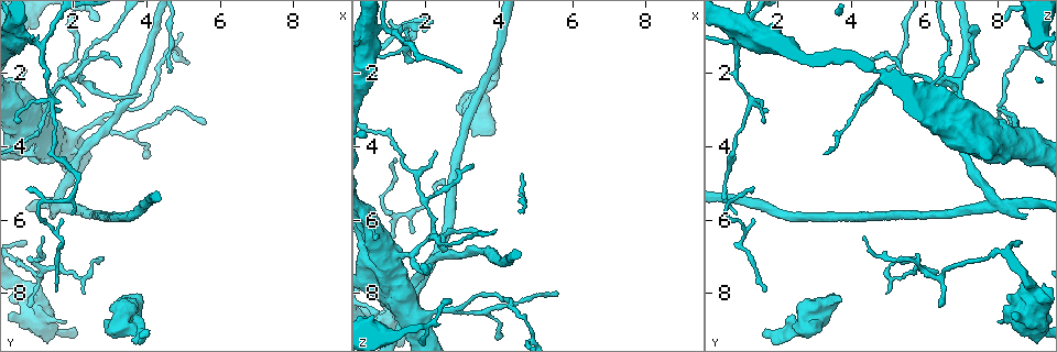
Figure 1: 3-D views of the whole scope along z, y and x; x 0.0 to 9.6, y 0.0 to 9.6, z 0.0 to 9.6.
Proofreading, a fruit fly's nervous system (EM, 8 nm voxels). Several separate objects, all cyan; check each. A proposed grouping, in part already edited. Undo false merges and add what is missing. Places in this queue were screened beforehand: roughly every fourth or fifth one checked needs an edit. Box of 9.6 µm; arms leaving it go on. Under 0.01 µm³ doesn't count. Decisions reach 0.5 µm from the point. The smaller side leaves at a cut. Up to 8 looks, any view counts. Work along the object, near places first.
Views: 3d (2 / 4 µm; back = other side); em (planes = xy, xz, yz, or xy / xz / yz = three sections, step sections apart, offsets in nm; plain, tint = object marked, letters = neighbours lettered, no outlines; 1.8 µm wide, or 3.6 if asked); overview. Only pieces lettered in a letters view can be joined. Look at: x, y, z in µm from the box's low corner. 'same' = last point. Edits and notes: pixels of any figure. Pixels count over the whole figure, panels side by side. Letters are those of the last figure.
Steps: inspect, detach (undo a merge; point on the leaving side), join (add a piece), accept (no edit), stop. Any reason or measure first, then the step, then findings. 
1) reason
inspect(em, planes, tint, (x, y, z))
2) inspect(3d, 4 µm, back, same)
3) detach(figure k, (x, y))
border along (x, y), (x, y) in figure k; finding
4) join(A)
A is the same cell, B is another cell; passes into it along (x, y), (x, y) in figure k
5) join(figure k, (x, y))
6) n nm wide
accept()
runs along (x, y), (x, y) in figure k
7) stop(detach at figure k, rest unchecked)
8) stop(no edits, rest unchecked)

thin end
inspect(3d, 2 µm, (1.95, 5.80, 0.95))

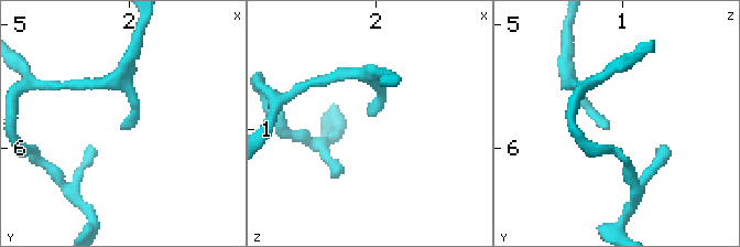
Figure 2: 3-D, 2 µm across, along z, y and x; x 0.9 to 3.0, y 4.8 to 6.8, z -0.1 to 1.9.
need the tissue
inspect(em, planes, letters, (1.94, 5.84, 0.88))

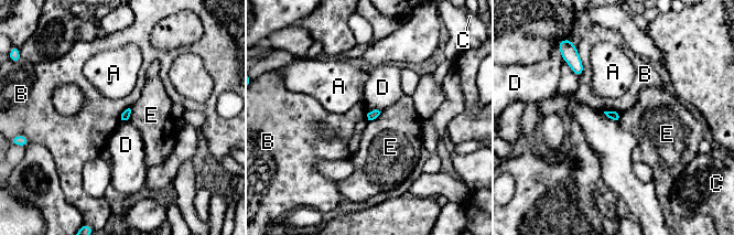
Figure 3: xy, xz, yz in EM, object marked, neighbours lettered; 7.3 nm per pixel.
B touches over 190 nm
accept()
A, B, C, D and E are other cells; border along (380, 110), (373, 109), (367, 114) in figure 3; none of them fits

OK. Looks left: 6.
stops while still wide
inspect(3d, 4 µm, (3.30, 8.15, 3.75))

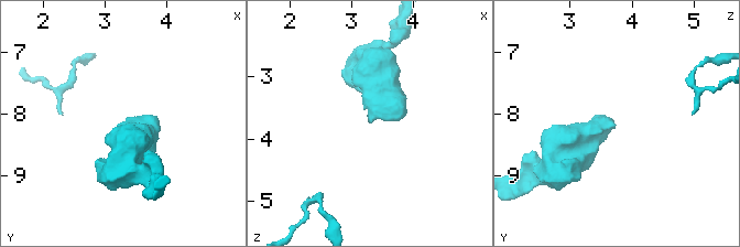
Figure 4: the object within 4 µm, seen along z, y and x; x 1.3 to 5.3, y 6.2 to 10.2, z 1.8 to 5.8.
inspect(em, planes, letters, (3.30, 8.15, 3.75))

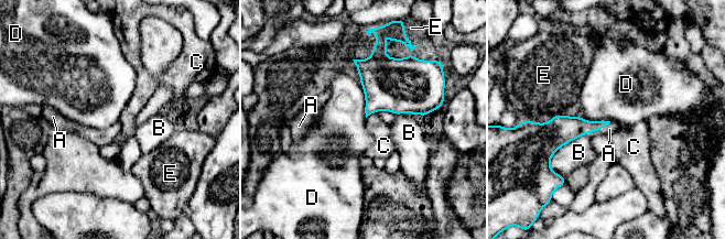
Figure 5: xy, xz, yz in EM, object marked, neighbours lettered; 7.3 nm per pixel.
join(A)
A is the same cell, B, C, D and E are other cells; passes into it along (571, 128), (605, 126), (609, 129) in figure 5; it goes on there

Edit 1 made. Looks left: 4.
see it whole again
inspect(overview)

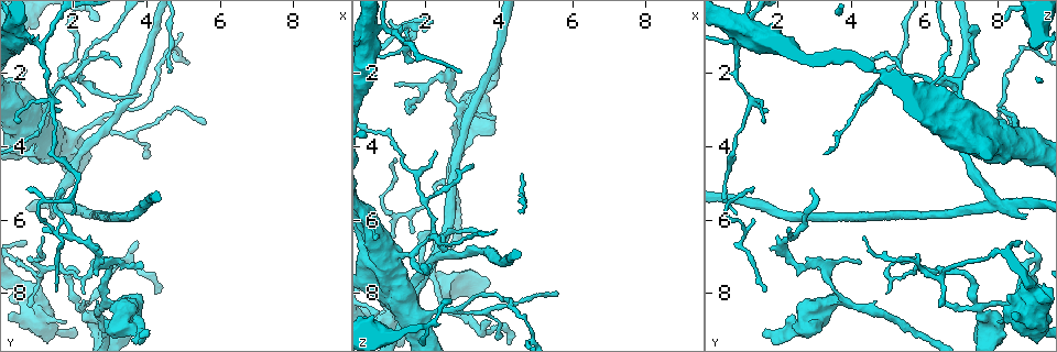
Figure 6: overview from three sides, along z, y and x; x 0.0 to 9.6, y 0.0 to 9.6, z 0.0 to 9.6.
inspect(em, planes, letters, (2.20, 8.40, 7.55))

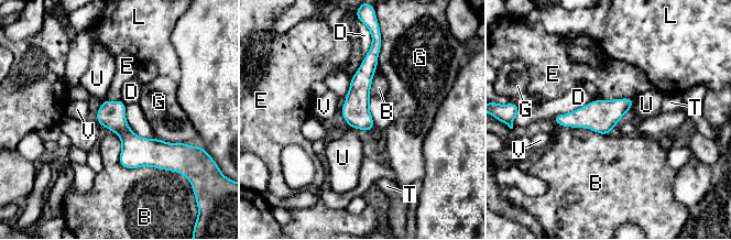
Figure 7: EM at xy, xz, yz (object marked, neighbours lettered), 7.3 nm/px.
B touches over 500 nm
accept()
B, D, E, G, L, T, U and V are other cells; all the same neuron

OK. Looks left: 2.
stop(join at figure 5, rest unchecked)

